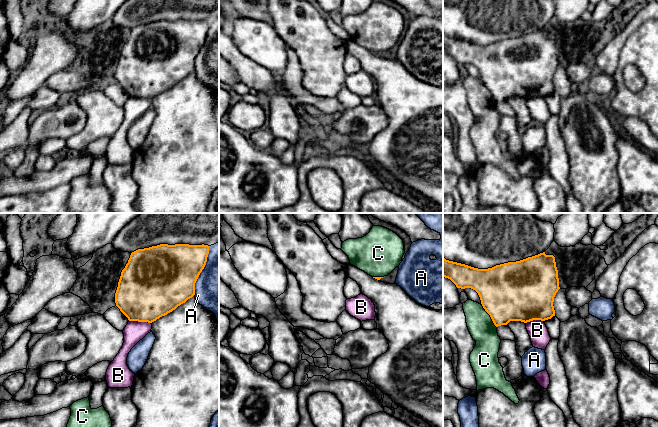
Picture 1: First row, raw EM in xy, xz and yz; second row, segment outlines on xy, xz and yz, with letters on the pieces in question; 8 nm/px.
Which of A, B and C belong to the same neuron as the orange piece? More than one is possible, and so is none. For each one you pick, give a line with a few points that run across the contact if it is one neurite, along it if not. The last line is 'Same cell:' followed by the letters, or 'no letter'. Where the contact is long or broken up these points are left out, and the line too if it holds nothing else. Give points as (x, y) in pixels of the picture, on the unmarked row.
Same cell: no letter

